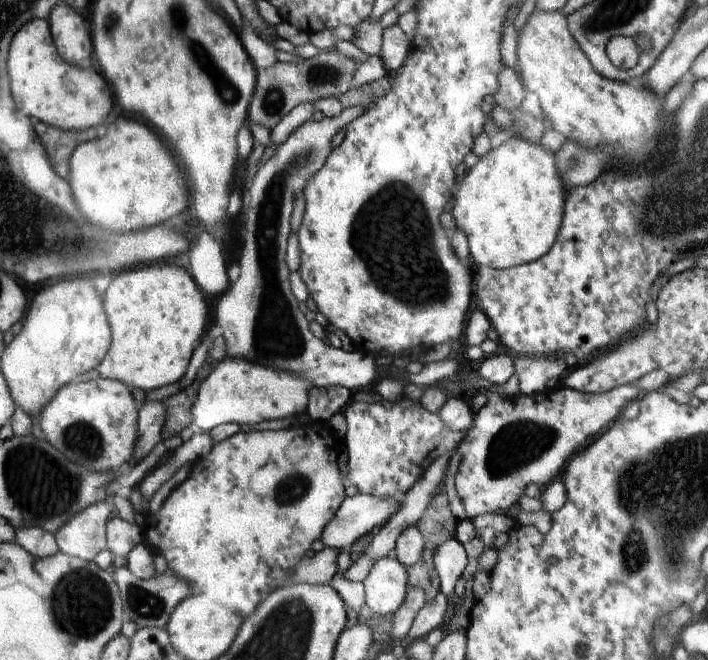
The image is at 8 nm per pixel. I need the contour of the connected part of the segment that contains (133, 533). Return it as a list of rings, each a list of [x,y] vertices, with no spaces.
[[[119,516],[114,517],[108,526],[108,549],[113,552],[117,562],[123,561],[132,548],[143,542],[143,535],[141,526],[123,520]]]

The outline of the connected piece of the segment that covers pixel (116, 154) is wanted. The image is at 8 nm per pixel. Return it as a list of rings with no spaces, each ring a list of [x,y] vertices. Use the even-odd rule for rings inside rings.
[[[122,118],[107,124],[102,138],[82,143],[75,149],[70,166],[71,179],[68,182],[75,192],[79,207],[91,221],[104,228],[119,233],[140,230],[144,227],[160,225],[188,208],[186,182],[182,178],[182,172],[174,156],[144,122]]]

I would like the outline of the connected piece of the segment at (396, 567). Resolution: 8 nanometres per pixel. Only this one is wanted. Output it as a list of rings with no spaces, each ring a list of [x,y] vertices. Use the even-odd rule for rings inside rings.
[[[393,555],[380,557],[362,584],[367,607],[385,617],[393,615],[405,601],[406,568]]]

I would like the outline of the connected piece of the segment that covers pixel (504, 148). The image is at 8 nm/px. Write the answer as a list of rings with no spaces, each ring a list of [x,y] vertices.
[[[514,136],[499,148],[479,157],[468,174],[464,174],[463,181],[452,195],[454,204],[450,213],[454,217],[455,228],[466,235],[469,253],[476,267],[502,270],[534,262],[550,250],[562,222],[566,192],[553,154],[546,153],[540,145]]]

